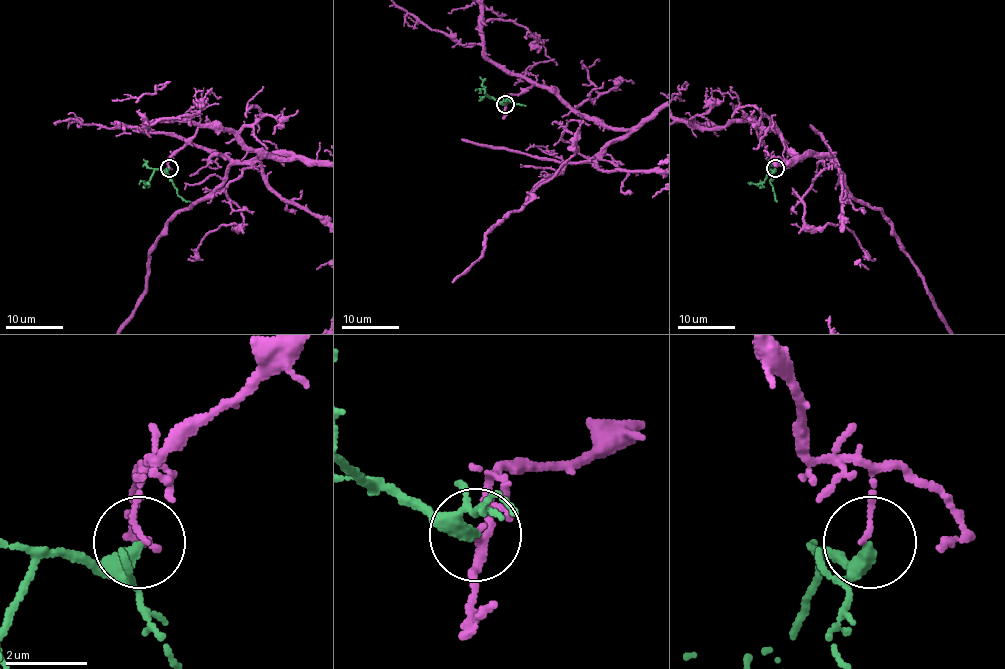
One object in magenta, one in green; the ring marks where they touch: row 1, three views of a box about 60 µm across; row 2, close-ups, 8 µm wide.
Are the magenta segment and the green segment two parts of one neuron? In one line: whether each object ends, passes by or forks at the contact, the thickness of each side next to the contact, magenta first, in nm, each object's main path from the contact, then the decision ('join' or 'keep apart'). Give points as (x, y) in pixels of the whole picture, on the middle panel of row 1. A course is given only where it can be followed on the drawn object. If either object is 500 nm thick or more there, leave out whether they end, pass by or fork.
magenta ends; green passes by; calibres 120 and 280 nm; course green (505, 104), (486, 94), (479, 77); keep apart

